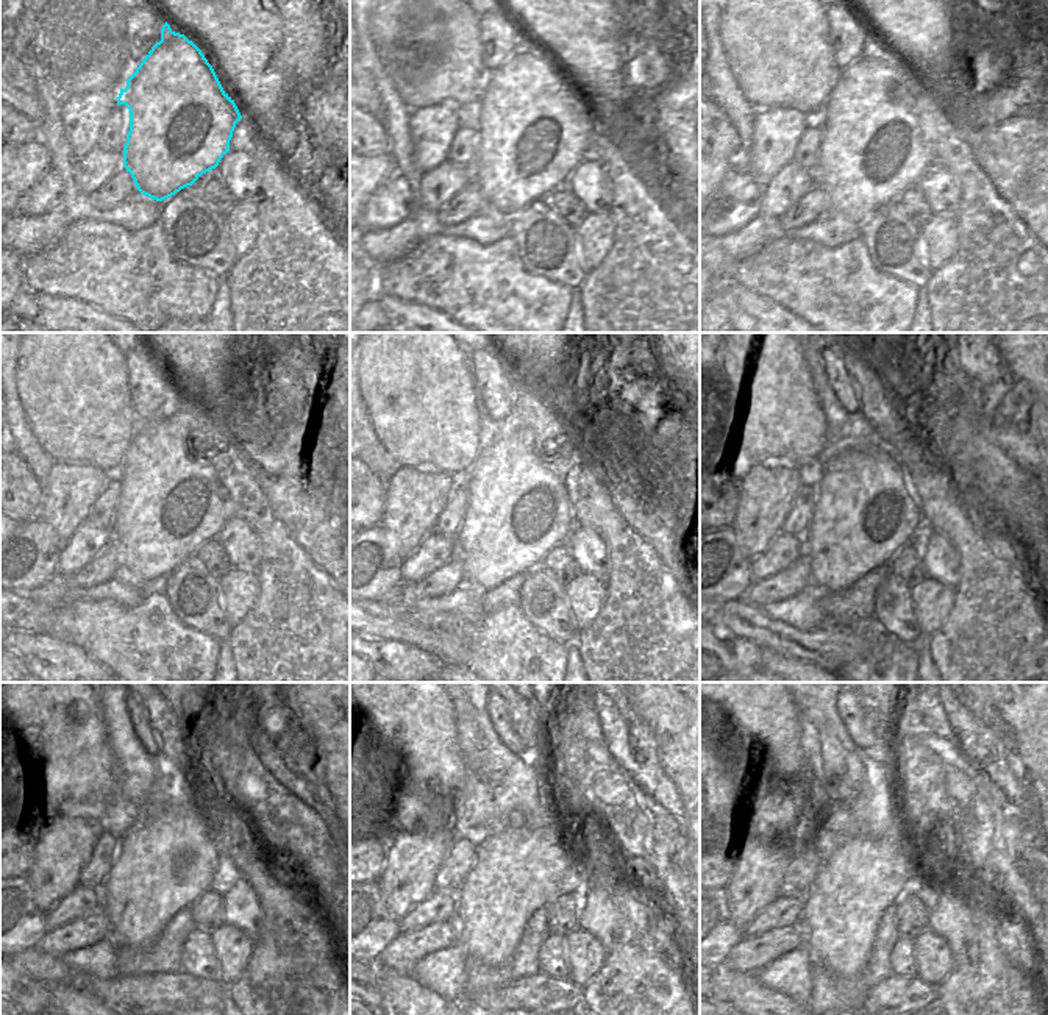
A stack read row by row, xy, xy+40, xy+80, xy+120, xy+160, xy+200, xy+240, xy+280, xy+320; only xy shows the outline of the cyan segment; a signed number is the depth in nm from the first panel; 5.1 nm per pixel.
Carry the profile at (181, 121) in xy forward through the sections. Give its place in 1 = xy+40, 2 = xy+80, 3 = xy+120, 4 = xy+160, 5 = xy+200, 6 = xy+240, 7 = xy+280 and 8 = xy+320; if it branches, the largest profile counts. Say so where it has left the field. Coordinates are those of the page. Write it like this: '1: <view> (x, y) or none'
1: xy+40 (533, 131)
2: xy+80 (880, 135)
3: xy+120 (172, 500)
4: xy+160 (517, 509)
5: xy+200 (866, 511)
6: xy+240 (167, 858)
7: xy+280 (516, 872)
8: xy+320 (851, 889)

